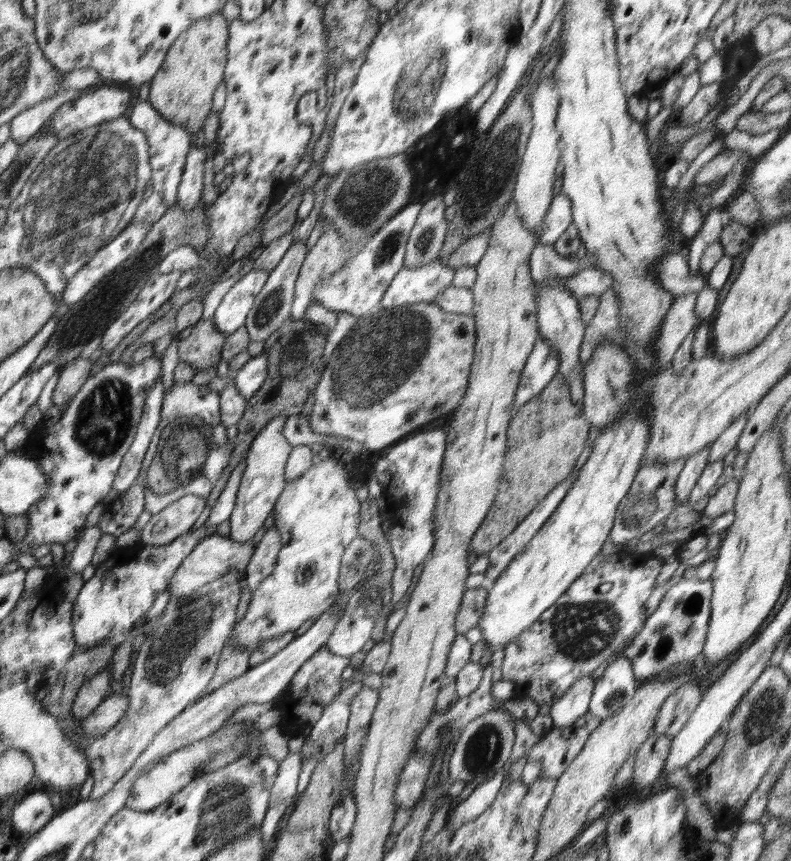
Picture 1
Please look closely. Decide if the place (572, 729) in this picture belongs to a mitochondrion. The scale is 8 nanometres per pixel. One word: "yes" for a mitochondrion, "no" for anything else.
no

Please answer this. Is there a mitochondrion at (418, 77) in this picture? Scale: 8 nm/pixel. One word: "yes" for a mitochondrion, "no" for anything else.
yes

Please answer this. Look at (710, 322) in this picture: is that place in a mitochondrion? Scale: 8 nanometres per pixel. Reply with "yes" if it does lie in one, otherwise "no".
no

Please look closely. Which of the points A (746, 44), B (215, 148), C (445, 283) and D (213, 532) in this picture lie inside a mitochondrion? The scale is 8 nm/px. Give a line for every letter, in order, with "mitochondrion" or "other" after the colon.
A: other
B: other
C: other
D: other

